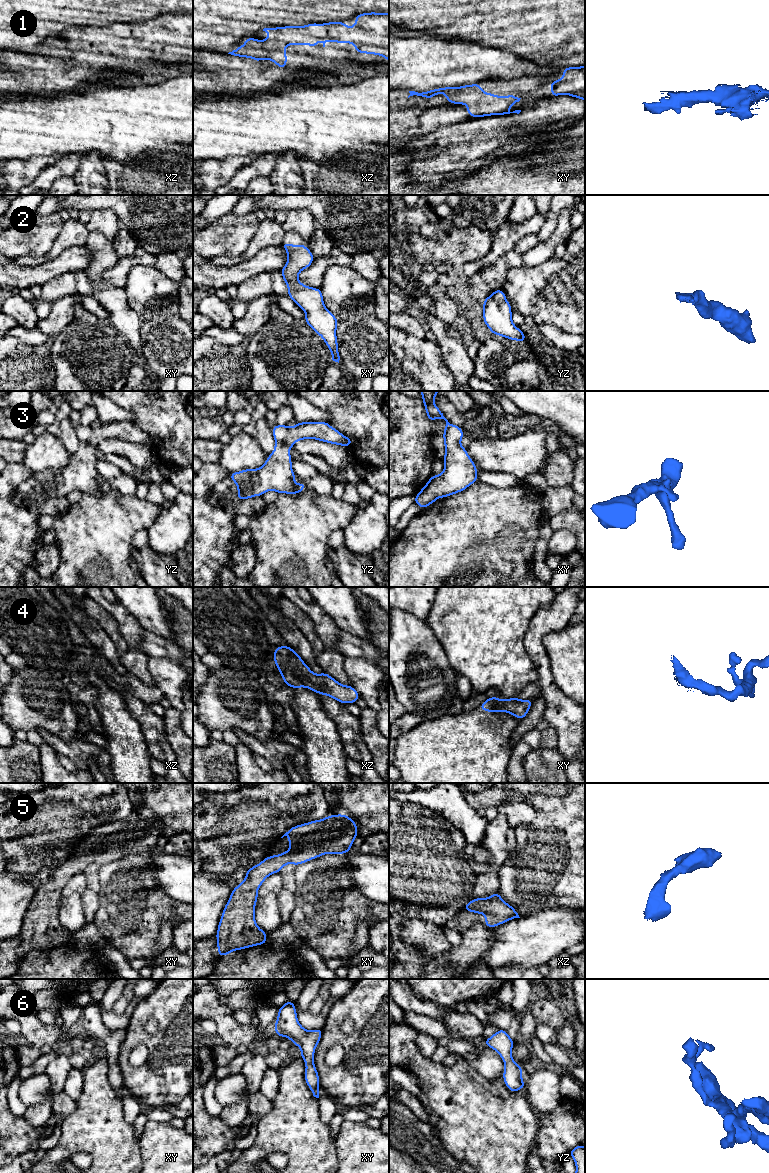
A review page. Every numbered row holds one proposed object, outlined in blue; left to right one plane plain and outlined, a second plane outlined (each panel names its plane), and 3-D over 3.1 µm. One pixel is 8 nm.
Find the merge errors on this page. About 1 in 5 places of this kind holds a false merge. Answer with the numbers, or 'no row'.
no row

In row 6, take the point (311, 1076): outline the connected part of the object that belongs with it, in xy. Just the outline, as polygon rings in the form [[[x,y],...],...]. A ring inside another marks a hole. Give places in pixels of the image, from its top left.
[[[287,1002],[278,1008],[275,1022],[275,1035],[290,1039],[295,1046],[301,1049],[300,1056],[305,1062],[304,1078],[314,1097],[319,1098],[319,1075],[314,1065],[315,1049],[322,1037],[322,1029],[306,1030],[297,1018],[294,1002]]]

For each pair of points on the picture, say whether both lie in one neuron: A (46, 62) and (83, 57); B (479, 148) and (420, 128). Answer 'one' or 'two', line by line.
A: one
B: two

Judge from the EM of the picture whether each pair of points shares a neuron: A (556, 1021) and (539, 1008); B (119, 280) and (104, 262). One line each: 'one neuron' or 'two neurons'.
A: one neuron
B: two neurons

